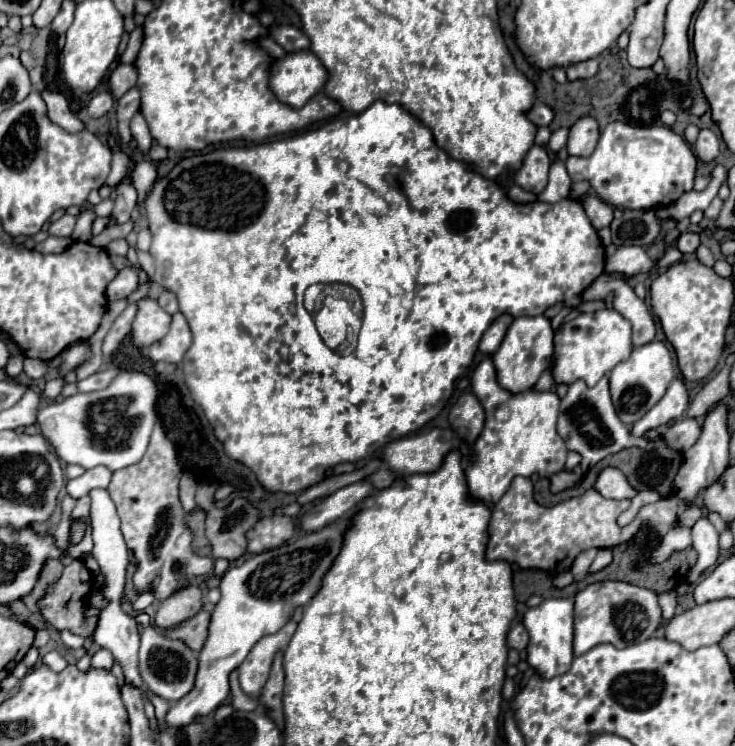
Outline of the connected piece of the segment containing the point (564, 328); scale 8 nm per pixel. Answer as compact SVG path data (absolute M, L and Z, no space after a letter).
M603 308L597 312L583 312L555 330L553 344L555 350L549 358L549 368L555 384L573 384L575 380L583 380L593 388L619 362L625 362L631 356L631 324L617 310Z

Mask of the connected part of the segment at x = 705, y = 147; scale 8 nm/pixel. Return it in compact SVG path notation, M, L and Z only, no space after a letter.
M701 130L695 144L695 154L703 164L713 162L719 156L719 138L711 130Z

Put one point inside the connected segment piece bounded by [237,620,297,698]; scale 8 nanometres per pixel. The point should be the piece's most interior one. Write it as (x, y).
(253, 673)

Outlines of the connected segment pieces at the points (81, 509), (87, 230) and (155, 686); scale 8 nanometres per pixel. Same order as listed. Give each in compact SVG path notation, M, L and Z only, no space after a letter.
M83 496L83 498L77 500L77 506L73 508L71 520L75 520L75 518L85 518L85 520L89 520L89 496Z
M91 210L87 212L81 212L81 216L77 218L77 224L75 224L75 230L73 230L73 240L75 242L89 242L91 240L91 224L95 220L95 214Z
M147 614L137 616L137 620L143 624L141 648L139 648L139 672L143 682L151 692L157 692L157 696L165 696L165 700L181 700L195 686L199 656L183 640L169 638L159 628L151 626Z

